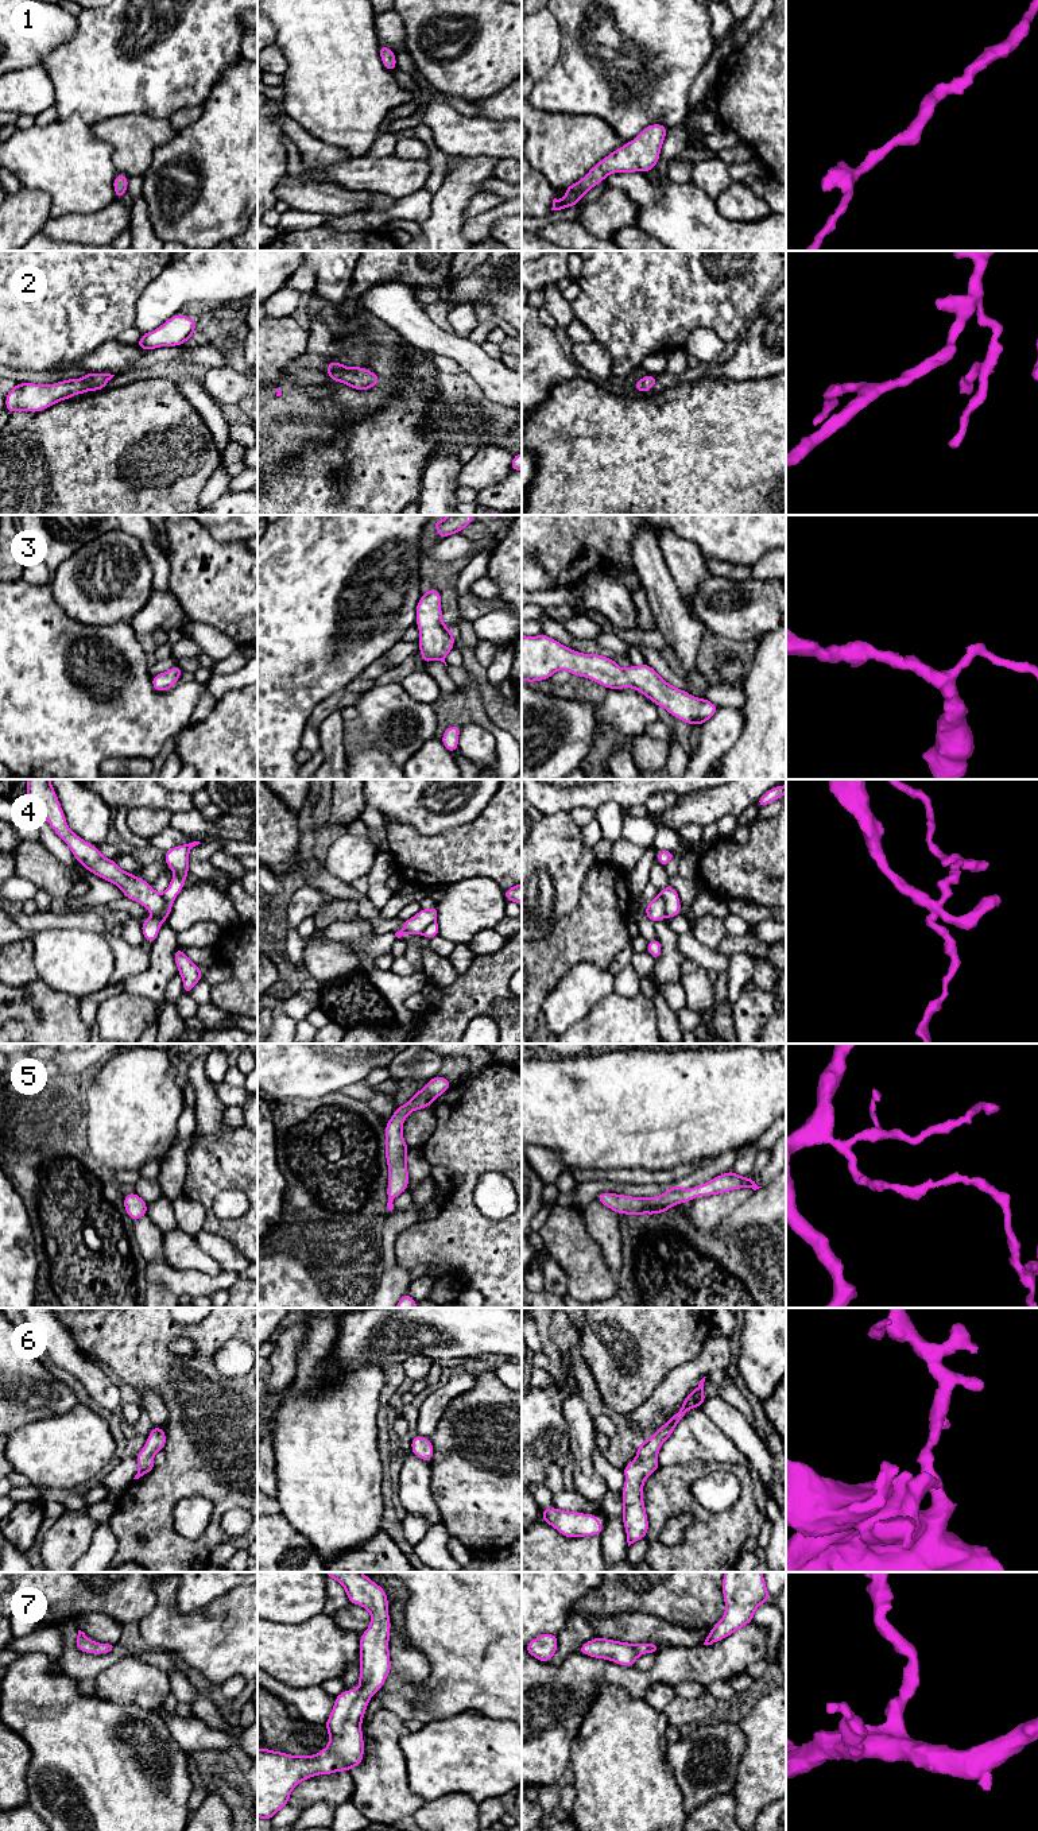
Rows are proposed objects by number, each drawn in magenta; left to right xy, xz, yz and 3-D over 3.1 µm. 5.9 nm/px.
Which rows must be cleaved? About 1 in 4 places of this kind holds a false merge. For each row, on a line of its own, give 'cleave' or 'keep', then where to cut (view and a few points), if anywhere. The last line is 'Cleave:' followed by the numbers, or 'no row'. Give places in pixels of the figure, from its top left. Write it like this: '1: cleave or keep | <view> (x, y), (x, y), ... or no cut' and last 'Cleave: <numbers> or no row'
1: keep | no cut
2: keep | no cut
3: keep | no cut
4: cleave | yz (658, 893), (665, 902), (667, 916)
5: keep | no cut
6: keep | no cut
7: keep | no cut
Cleave: 4

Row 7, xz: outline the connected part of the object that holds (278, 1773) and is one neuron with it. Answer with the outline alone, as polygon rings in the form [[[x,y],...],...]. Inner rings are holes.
[[[325,1572],[337,1580],[352,1604],[371,1613],[371,1623],[360,1635],[359,1688],[346,1689],[334,1698],[325,1723],[329,1745],[315,1755],[291,1755],[283,1751],[257,1749],[257,1818],[271,1820],[284,1805],[294,1788],[319,1774],[350,1772],[364,1758],[361,1723],[368,1702],[376,1695],[388,1673],[390,1630],[386,1591],[363,1572]]]

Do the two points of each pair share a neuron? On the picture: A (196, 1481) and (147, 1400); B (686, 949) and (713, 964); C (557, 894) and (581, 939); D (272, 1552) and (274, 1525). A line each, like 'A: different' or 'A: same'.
A: different
B: same
C: different
D: same

